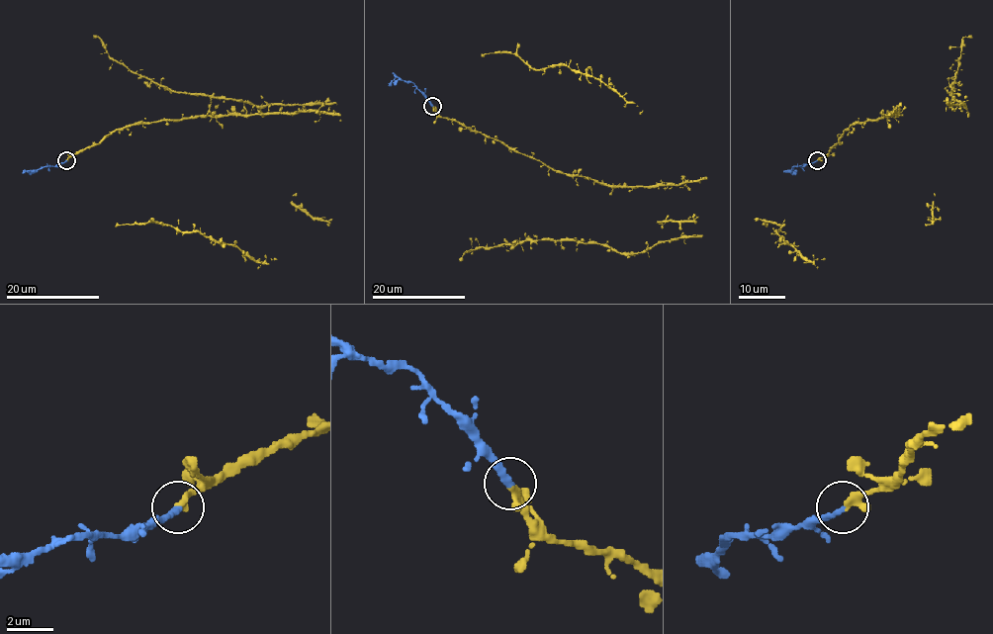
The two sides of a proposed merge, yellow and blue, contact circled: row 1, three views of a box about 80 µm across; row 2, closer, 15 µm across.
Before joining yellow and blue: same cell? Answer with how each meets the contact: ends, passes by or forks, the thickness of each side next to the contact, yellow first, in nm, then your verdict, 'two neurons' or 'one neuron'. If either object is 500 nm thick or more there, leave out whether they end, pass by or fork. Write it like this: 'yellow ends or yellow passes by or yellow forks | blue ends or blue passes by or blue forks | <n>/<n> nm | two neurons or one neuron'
yellow ends | blue ends | 360/320 nm | one neuron

